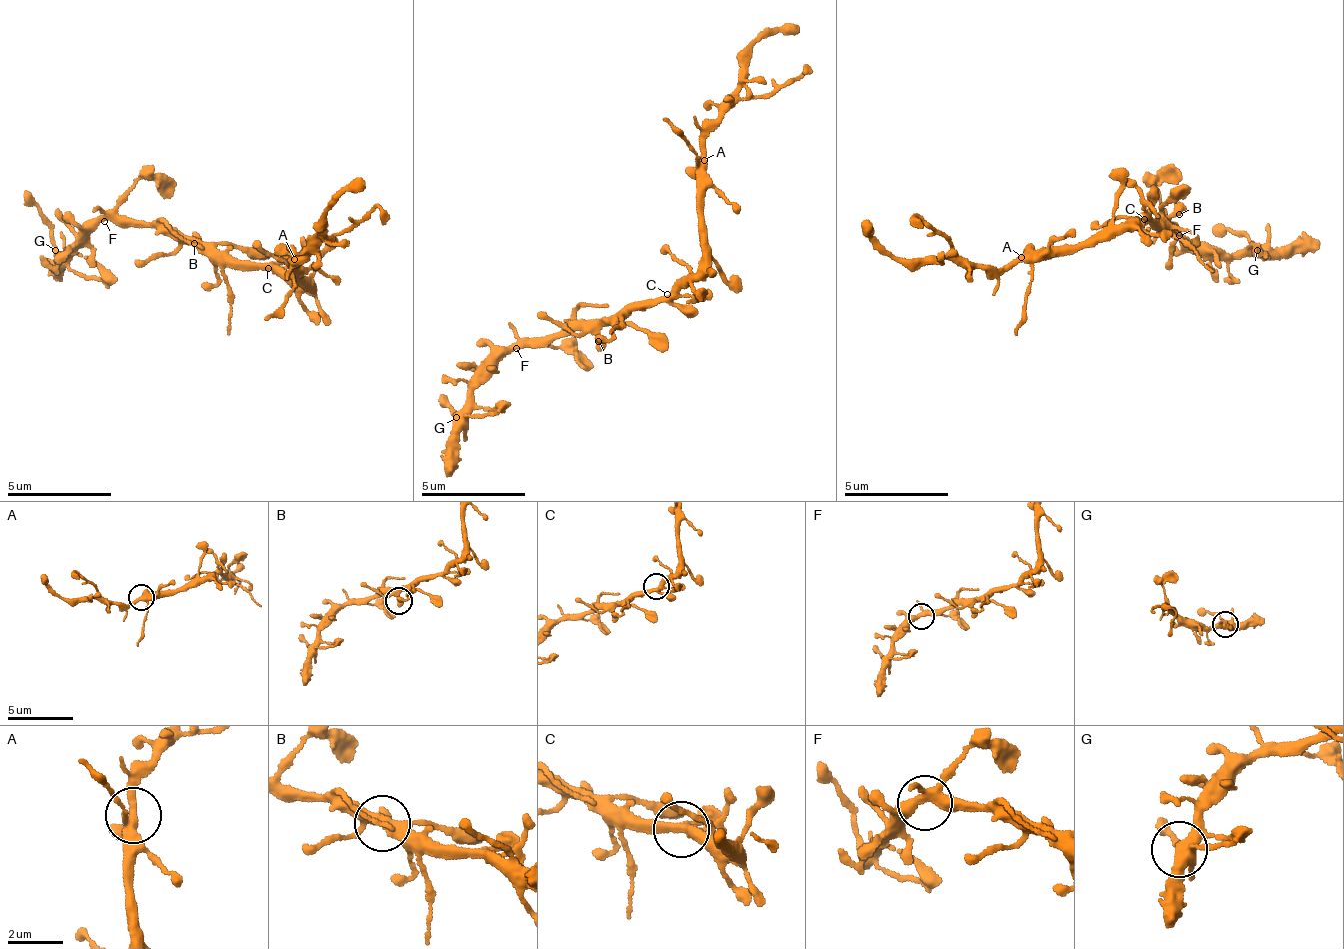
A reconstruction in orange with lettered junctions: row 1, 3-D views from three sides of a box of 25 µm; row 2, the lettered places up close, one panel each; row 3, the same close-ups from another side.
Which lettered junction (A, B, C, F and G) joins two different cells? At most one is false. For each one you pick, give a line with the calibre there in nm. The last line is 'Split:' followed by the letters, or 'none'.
Split: none

